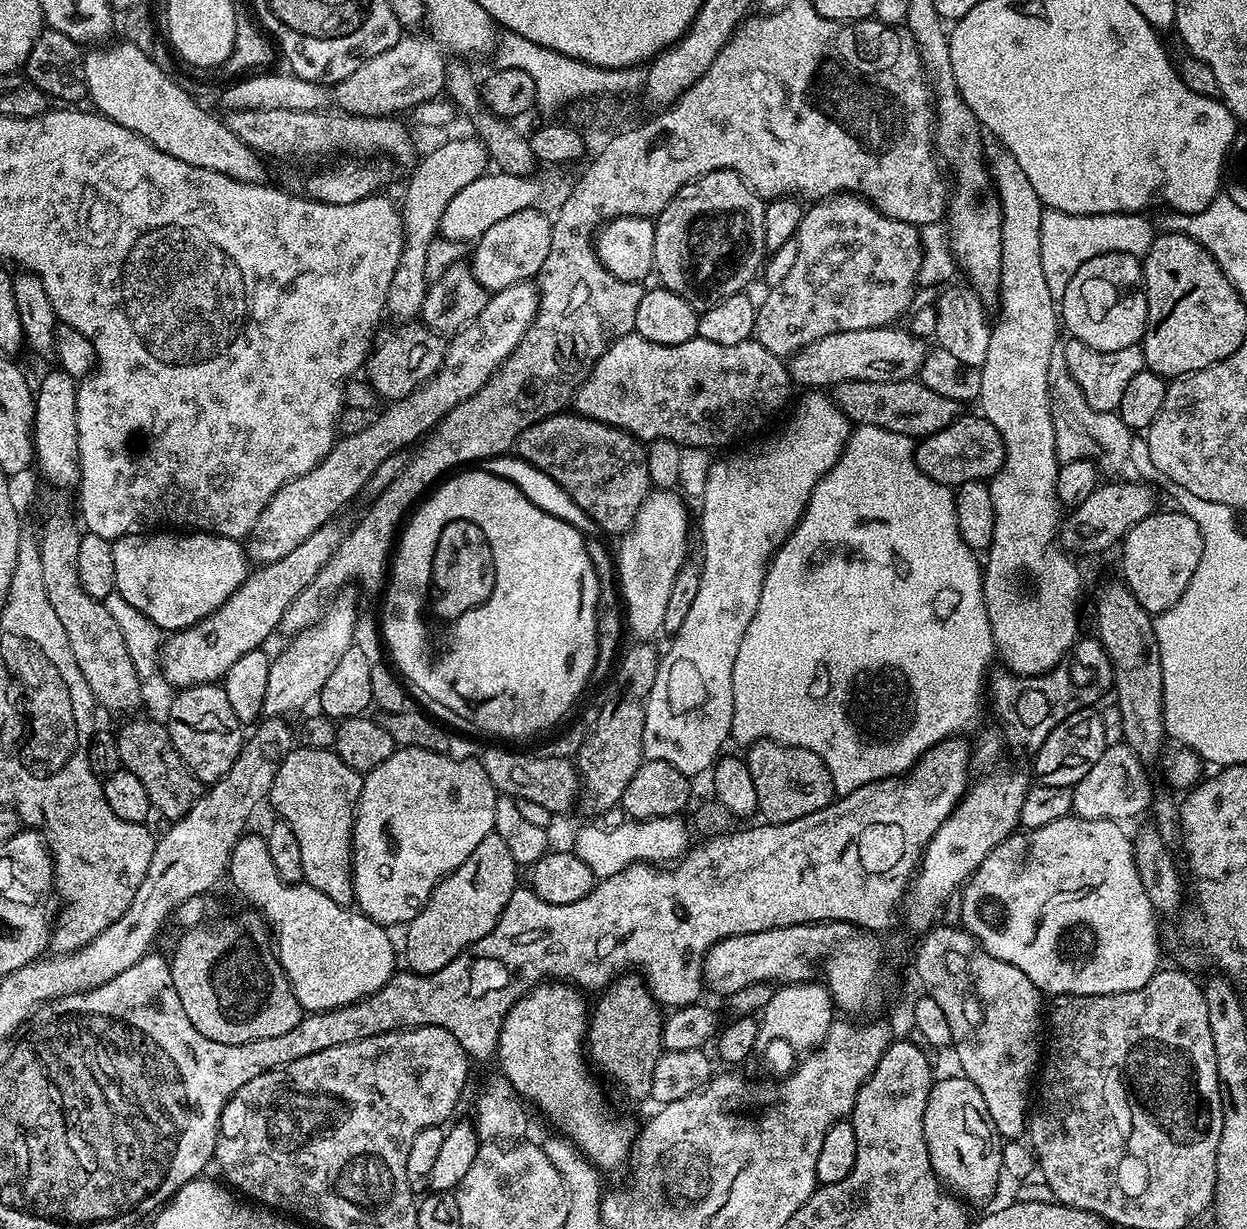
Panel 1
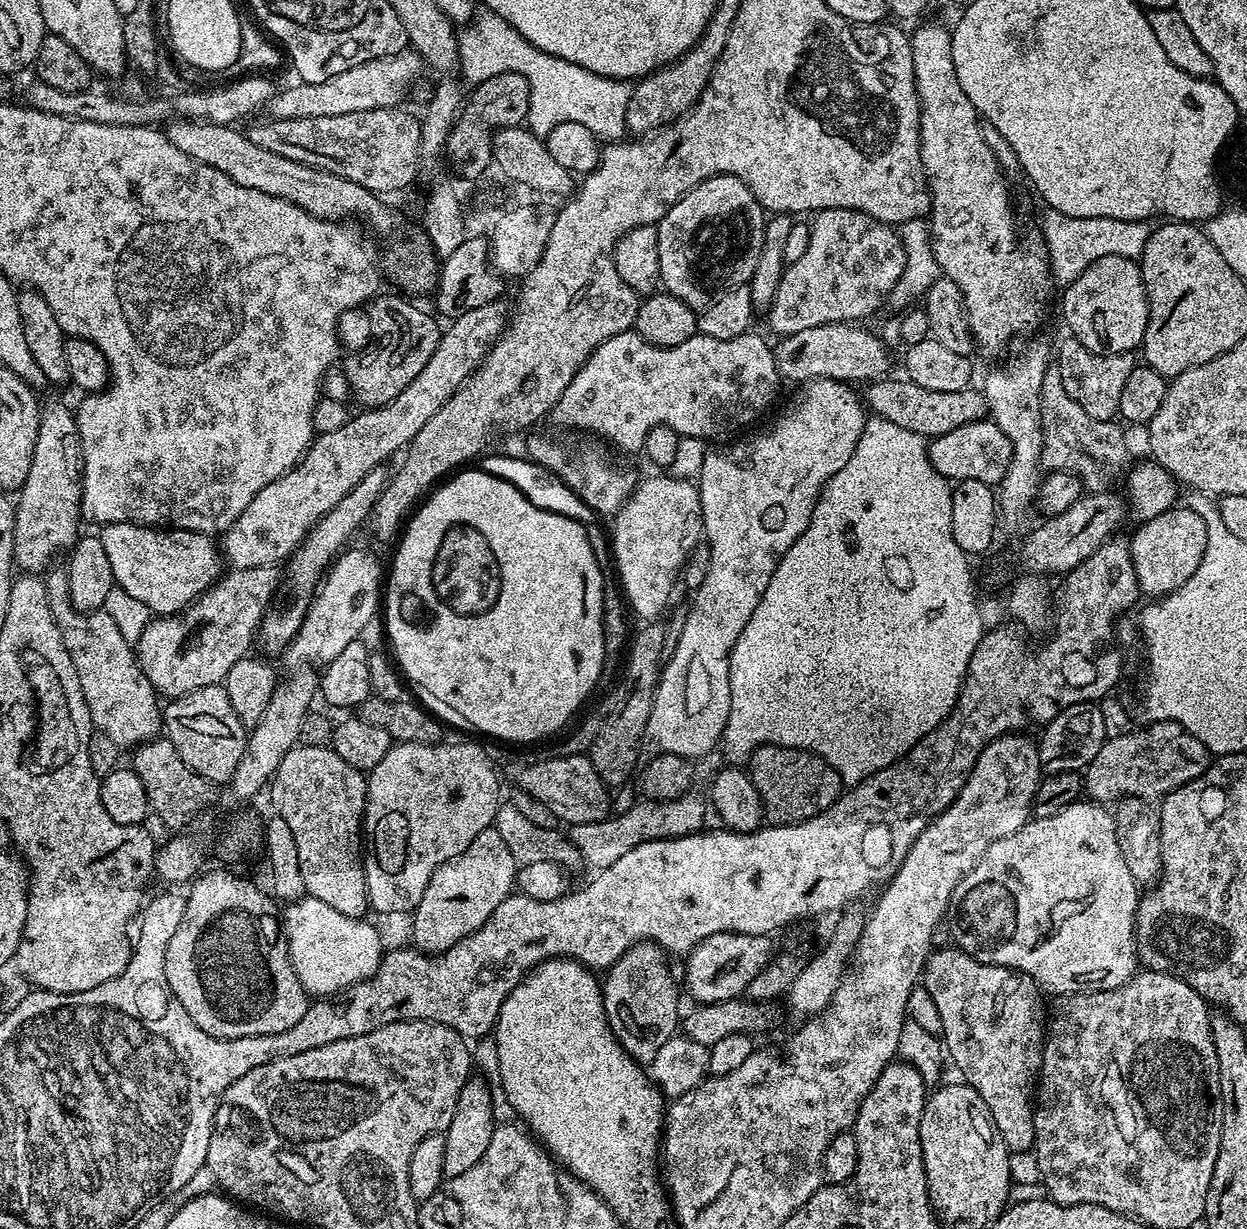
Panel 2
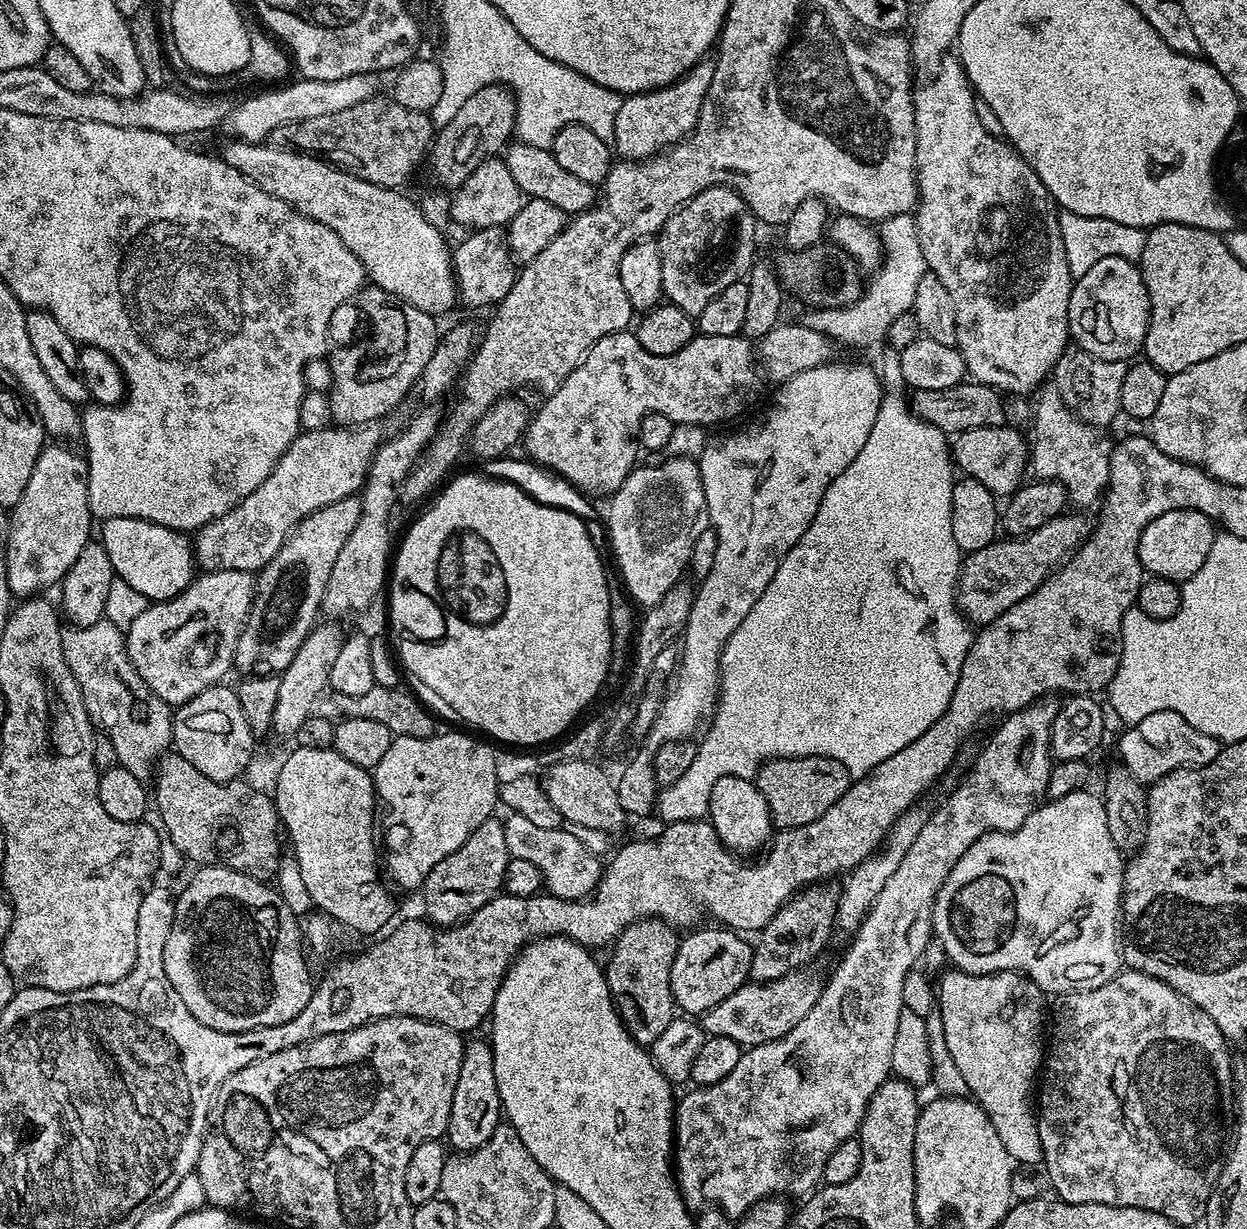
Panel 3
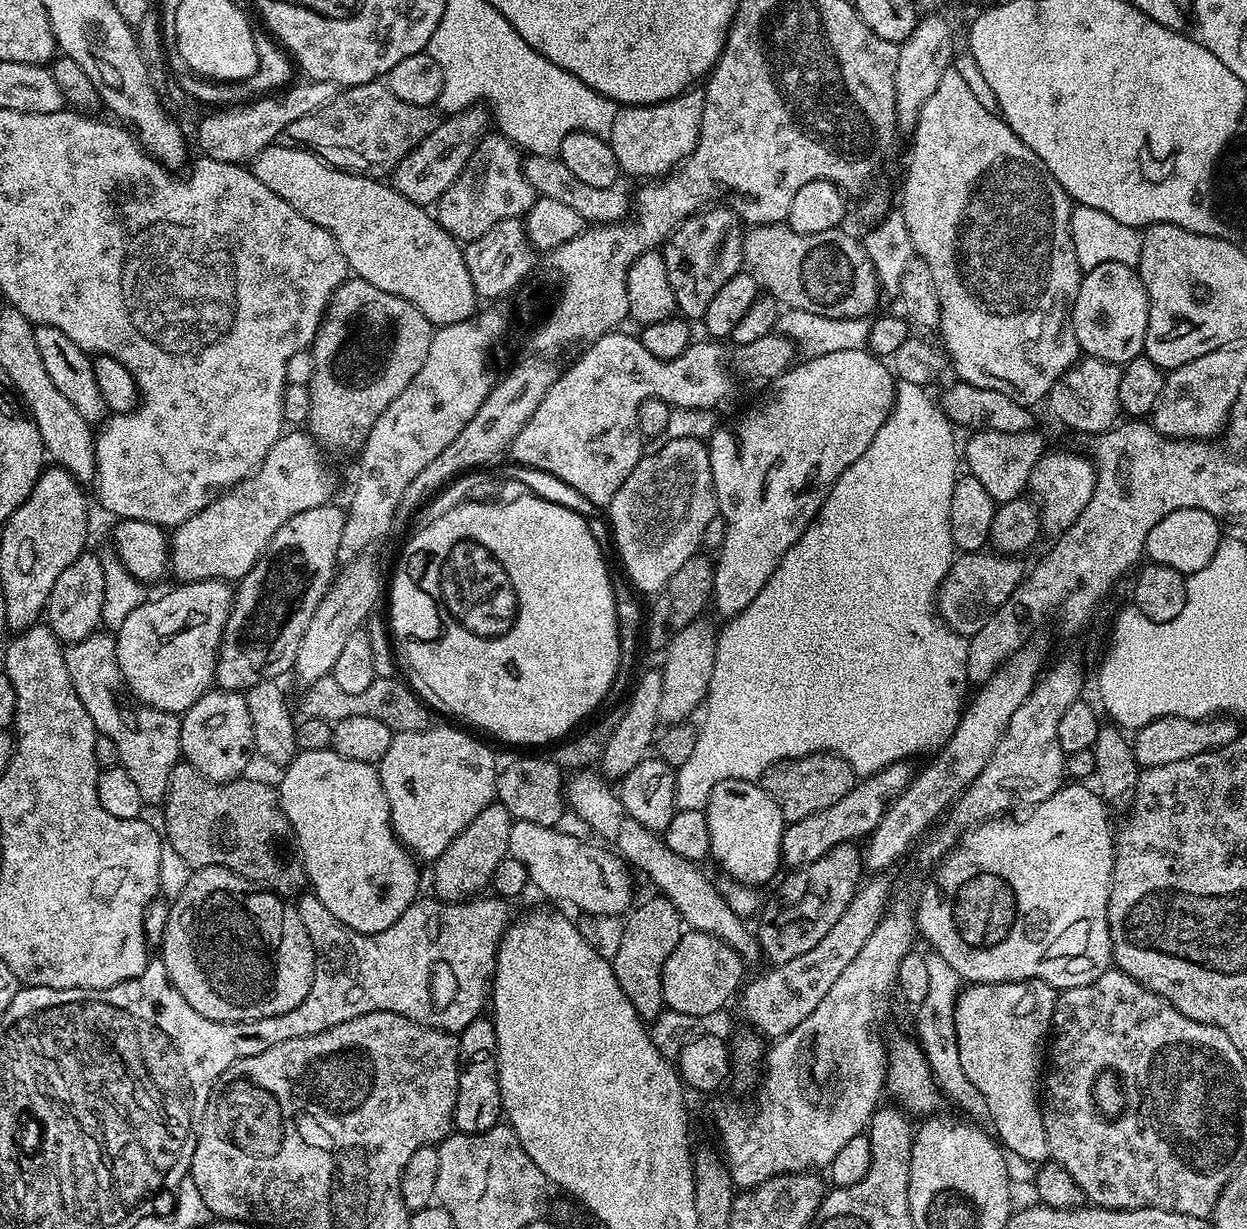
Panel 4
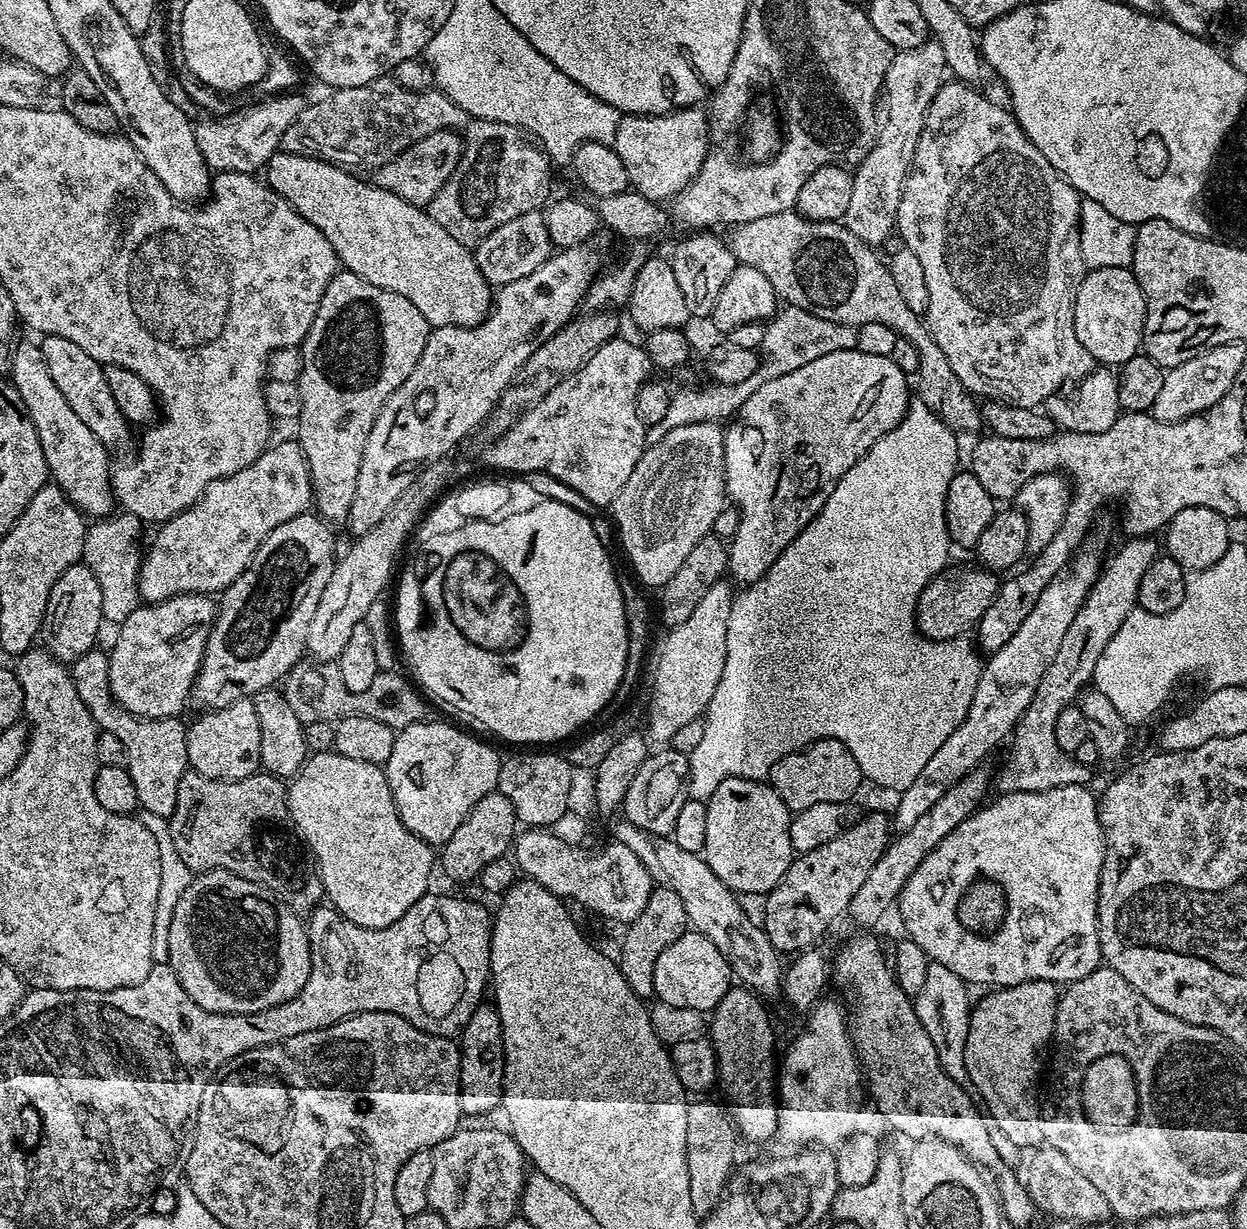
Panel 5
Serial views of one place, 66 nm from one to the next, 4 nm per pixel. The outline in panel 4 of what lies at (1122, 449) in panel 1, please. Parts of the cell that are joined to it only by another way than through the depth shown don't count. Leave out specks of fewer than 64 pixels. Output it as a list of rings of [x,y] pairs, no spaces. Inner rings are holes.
[[[1048,450],[1038,462],[1038,466],[1034,466],[1032,477],[1028,479],[1028,488],[1031,495],[1038,498],[1040,526],[1045,533],[1065,532],[1078,518],[1078,514],[1086,510],[1096,489],[1096,465],[1087,455],[1084,456],[1079,456],[1076,452]]]

